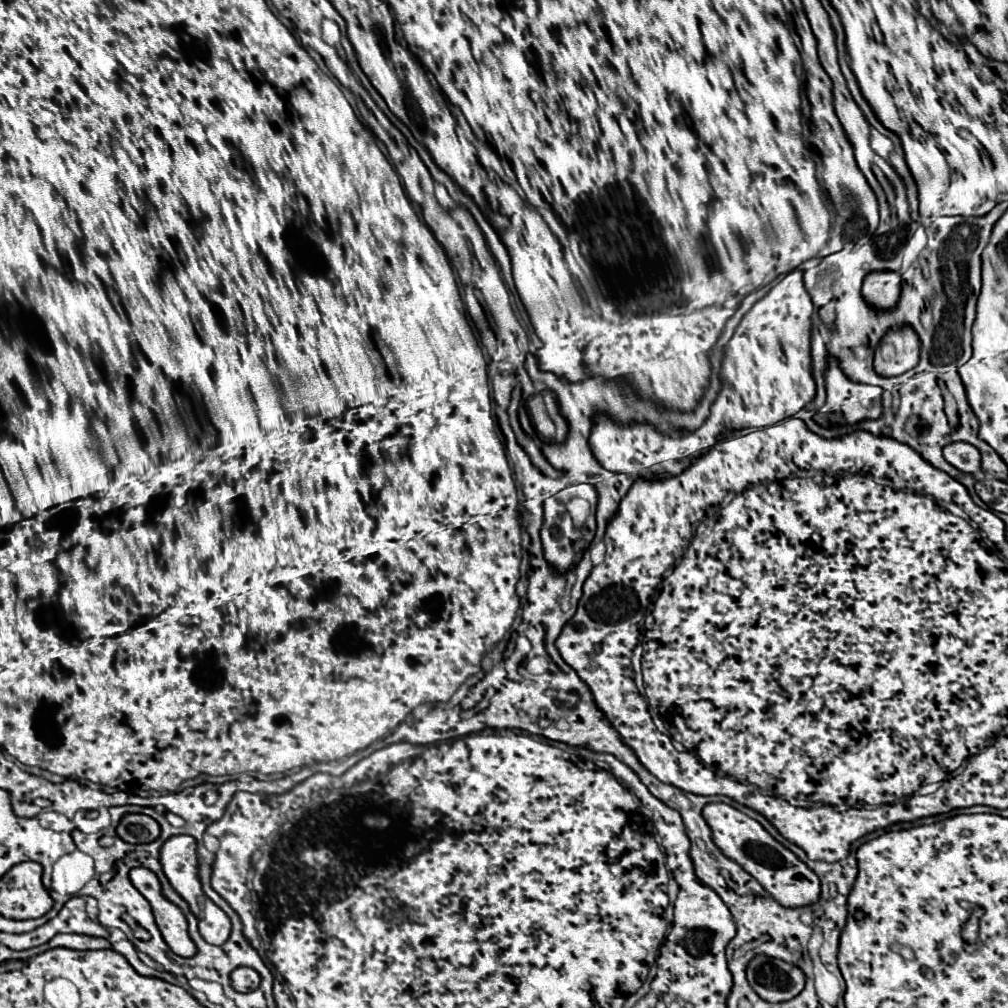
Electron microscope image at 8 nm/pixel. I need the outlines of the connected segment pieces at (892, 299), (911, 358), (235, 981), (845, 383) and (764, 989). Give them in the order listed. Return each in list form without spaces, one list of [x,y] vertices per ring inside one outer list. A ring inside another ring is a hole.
[[[869,273],[863,281],[863,299],[867,305],[879,311],[895,309],[901,295],[899,273]]]
[[[911,327],[889,331],[885,341],[895,347],[895,357],[887,361],[881,357],[879,349],[875,351],[875,371],[881,377],[903,375],[905,371],[913,369],[919,363],[919,339]]]
[[[237,967],[233,973],[231,973],[231,985],[235,991],[239,993],[247,993],[247,991],[253,991],[257,989],[261,977],[257,971],[249,969],[249,967]]]
[[[829,359],[825,383],[827,403],[821,407],[821,413],[841,413],[847,425],[881,417],[881,389],[849,381],[835,359]]]
[[[755,955],[747,963],[747,981],[765,1001],[779,1003],[793,999],[795,987],[805,985],[805,975],[791,963],[769,955]]]

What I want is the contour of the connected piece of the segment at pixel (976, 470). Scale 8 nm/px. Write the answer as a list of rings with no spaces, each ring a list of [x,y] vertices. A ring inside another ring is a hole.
[[[965,443],[949,445],[943,449],[943,457],[947,463],[951,463],[955,469],[971,475],[975,481],[983,479],[981,457],[979,457],[977,449],[973,449],[973,445],[965,445]]]

